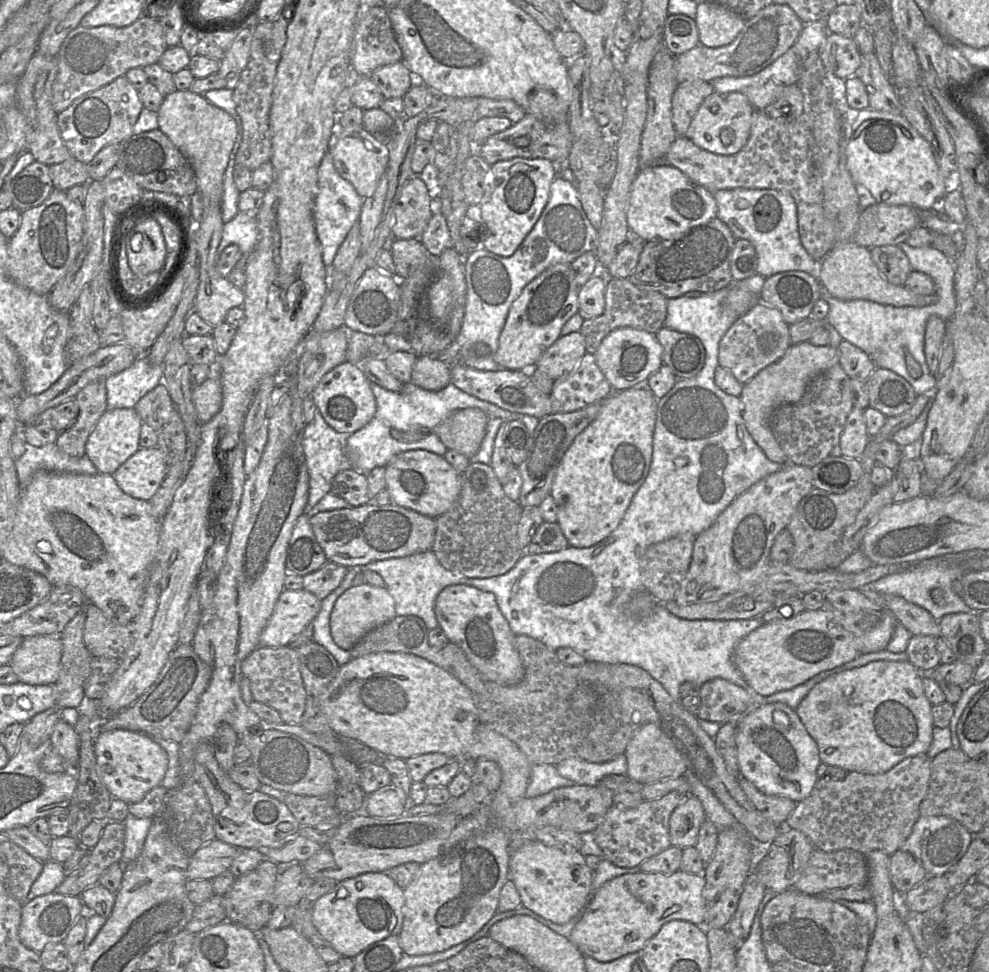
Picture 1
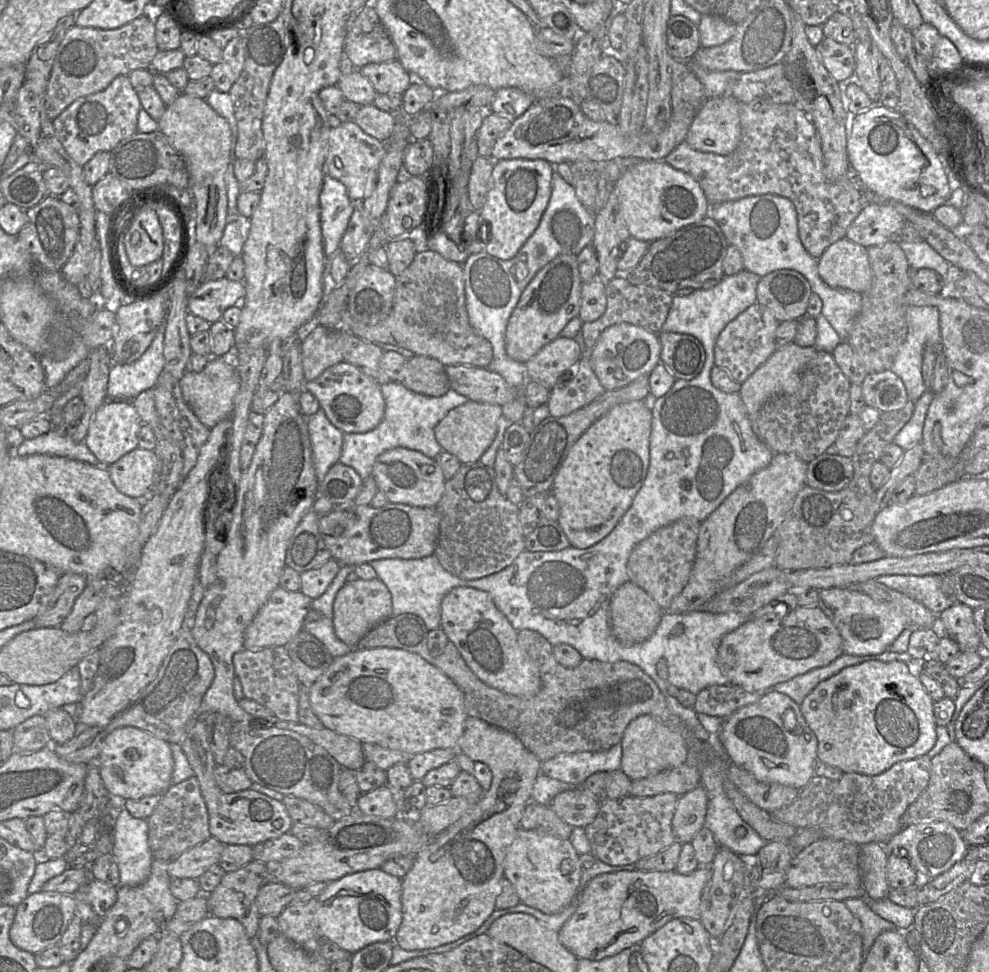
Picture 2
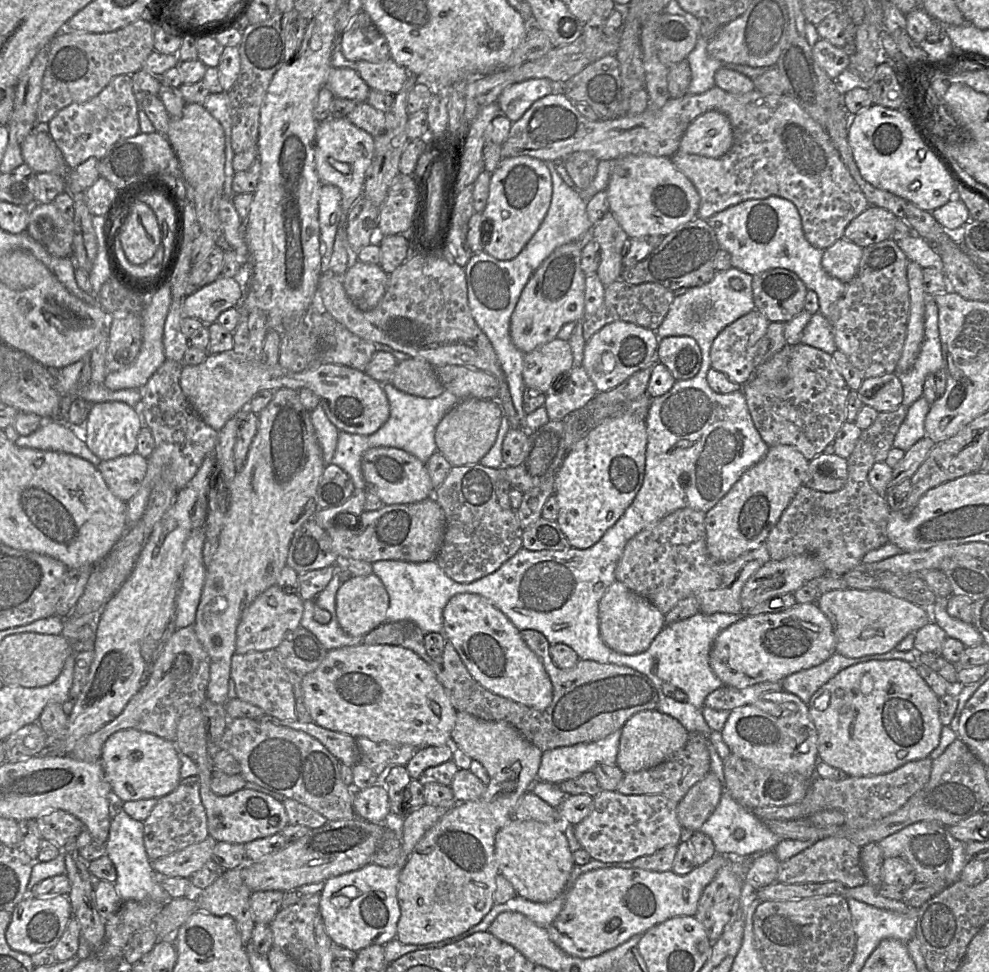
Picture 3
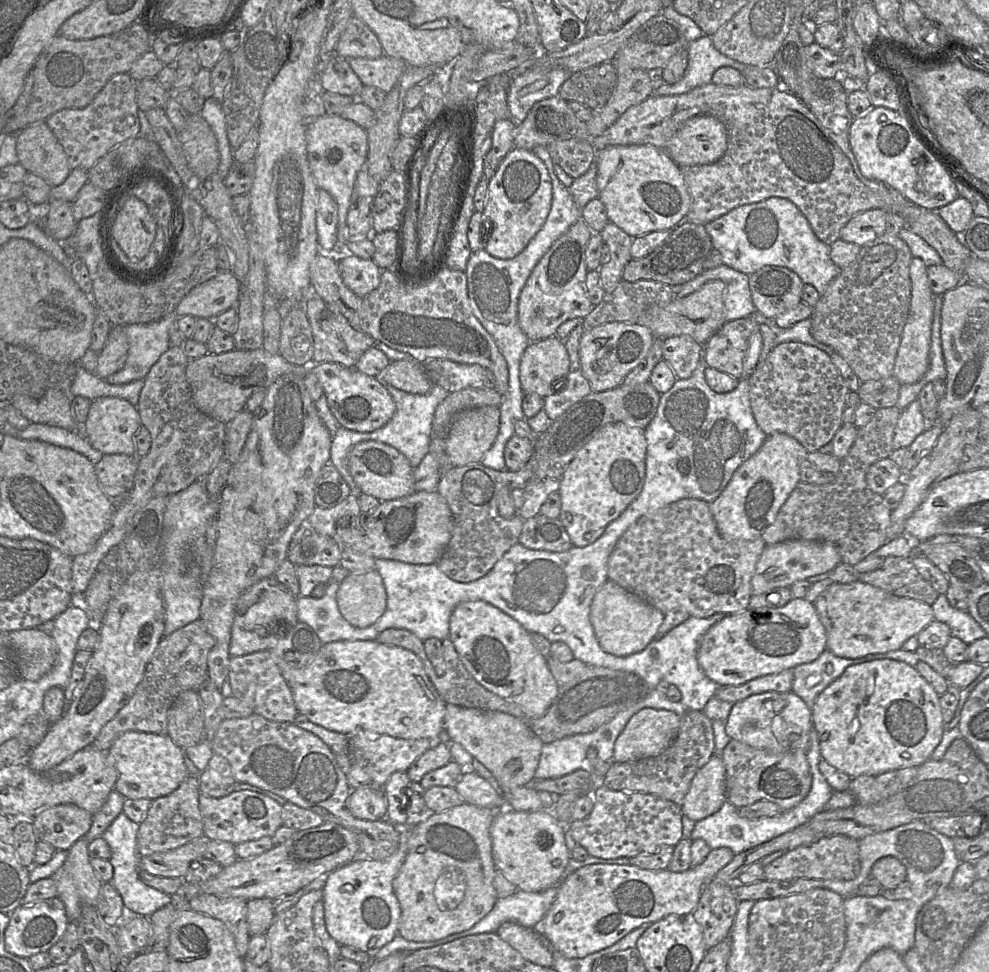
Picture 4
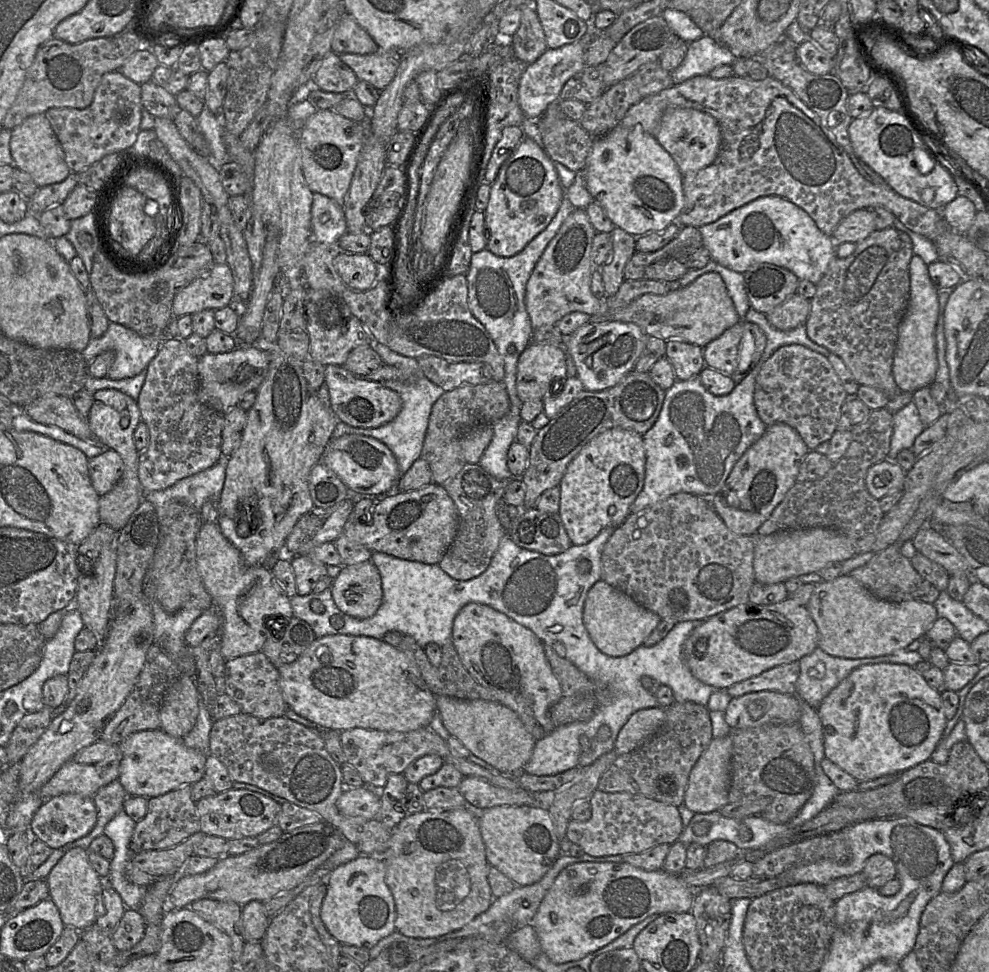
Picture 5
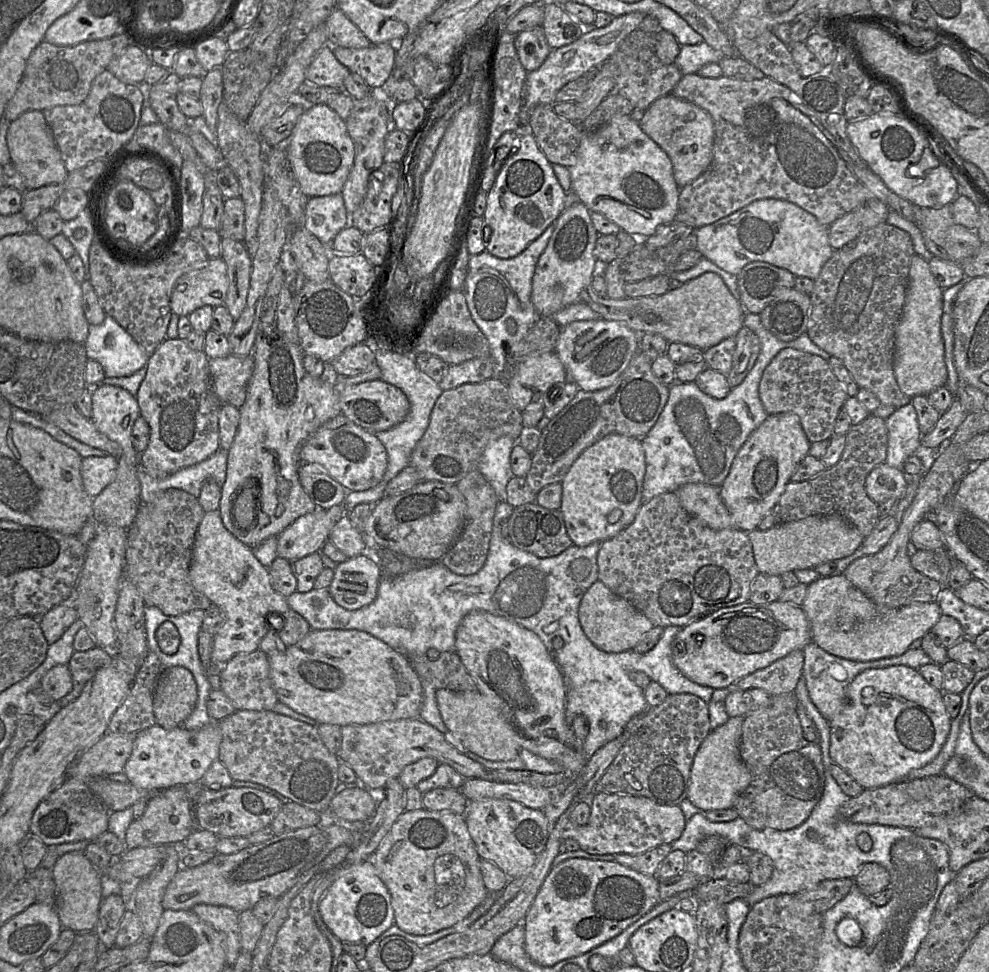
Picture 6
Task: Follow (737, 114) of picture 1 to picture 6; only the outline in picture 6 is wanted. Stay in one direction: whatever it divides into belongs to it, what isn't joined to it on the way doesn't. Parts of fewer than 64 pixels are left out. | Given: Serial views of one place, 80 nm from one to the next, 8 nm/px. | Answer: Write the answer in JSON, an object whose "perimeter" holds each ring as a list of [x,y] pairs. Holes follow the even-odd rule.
{"perimeter":[[[672,94],[655,100],[641,114],[641,129],[667,154],[673,167],[673,177],[681,189],[699,177],[713,160],[714,122],[708,112]]]}

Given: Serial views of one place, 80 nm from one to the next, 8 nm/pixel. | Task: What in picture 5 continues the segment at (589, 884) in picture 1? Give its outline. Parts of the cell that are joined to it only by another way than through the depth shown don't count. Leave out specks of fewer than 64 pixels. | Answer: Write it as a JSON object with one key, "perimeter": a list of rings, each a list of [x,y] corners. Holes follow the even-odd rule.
{"perimeter":[[[495,806],[478,811],[478,822],[490,866],[517,886],[538,882],[562,854],[548,810],[537,806]]]}

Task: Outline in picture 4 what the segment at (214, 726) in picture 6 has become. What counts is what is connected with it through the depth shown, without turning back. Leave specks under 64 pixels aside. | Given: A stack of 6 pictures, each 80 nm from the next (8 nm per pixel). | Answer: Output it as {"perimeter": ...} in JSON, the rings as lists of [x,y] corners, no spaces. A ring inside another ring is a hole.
{"perimeter":[[[129,731],[120,735],[108,749],[117,770],[114,789],[126,799],[154,800],[175,791],[189,776],[184,762],[184,750],[166,735]]]}

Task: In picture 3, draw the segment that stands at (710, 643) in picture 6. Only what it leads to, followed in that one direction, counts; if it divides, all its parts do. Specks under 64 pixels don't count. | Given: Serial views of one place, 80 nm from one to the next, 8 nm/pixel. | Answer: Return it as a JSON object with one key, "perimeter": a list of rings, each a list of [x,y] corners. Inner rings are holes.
{"perimeter":[[[816,602],[796,603],[778,613],[746,615],[722,630],[709,653],[709,664],[716,676],[728,686],[746,688],[762,682],[781,682],[787,676],[826,661],[835,651],[835,636],[827,616]]]}

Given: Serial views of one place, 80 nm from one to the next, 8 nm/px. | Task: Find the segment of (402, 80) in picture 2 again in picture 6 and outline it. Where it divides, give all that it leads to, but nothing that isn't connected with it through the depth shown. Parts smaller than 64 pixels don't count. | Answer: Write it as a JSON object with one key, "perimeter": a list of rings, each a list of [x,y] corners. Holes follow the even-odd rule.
{"perimeter":[[[396,43],[372,44],[365,48],[332,47],[337,60],[350,72],[360,75],[371,89],[380,89],[394,70]]]}

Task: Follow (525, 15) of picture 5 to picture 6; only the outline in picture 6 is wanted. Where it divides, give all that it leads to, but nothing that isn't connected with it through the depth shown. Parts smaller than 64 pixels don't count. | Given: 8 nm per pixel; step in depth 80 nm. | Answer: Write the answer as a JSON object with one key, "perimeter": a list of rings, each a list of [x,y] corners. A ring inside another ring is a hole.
{"perimeter":[[[535,26],[518,33],[515,38],[515,48],[527,72],[537,70],[551,51],[542,26]]]}

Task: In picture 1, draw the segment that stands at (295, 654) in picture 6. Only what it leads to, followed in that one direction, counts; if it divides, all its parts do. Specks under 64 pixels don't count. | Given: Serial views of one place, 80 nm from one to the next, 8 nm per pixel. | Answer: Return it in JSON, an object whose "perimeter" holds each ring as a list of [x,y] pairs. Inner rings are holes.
{"perimeter":[[[378,652],[360,658],[352,658],[348,663],[340,666],[336,677],[320,694],[319,704],[330,727],[338,737],[355,739],[375,750],[383,758],[407,760],[411,757],[427,753],[441,753],[449,756],[451,759],[462,759],[468,757],[468,753],[474,743],[475,729],[480,723],[478,719],[478,710],[472,693],[464,684],[434,663],[417,655],[402,652]]]}

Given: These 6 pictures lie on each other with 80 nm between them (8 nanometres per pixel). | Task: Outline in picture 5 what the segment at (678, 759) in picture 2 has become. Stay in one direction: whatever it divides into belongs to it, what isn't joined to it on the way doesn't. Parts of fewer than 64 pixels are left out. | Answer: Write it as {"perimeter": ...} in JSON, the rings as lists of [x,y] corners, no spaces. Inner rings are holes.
{"perimeter":[[[662,707],[636,711],[621,728],[613,750],[618,756],[635,750],[659,729],[664,719],[665,708]]]}

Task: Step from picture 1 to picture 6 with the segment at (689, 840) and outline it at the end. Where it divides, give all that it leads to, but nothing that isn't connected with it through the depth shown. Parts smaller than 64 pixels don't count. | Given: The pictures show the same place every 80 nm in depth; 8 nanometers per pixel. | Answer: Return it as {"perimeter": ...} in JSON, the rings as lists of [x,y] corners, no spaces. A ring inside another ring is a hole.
{"perimeter":[[[729,717],[728,721],[711,730],[698,748],[691,767],[687,798],[700,811],[722,810],[733,808],[738,795],[750,783],[750,774],[739,754],[739,742],[742,734],[744,717]]]}

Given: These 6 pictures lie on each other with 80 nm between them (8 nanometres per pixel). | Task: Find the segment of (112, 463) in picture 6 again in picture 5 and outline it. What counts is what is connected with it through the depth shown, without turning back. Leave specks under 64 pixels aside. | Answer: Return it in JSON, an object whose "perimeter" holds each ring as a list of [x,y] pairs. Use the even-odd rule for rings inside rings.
{"perimeter":[[[106,449],[101,455],[88,460],[88,471],[93,488],[101,496],[119,481],[124,463],[116,451]]]}

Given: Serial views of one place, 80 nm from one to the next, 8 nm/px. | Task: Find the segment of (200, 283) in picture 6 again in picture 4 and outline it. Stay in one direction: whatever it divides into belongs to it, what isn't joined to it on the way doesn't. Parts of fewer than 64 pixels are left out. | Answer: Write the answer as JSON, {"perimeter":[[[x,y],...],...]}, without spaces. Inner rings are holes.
{"perimeter":[[[218,270],[211,278],[194,287],[176,306],[177,317],[190,315],[214,320],[219,314],[235,307],[239,300],[241,283],[231,271]]]}

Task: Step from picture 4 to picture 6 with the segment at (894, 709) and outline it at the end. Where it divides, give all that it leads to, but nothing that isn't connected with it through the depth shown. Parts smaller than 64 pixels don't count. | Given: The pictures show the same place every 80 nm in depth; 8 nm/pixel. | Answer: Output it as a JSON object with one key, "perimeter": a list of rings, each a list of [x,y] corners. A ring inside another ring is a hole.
{"perimeter":[[[887,666],[862,671],[847,686],[841,707],[828,721],[830,759],[863,789],[875,789],[904,779],[911,771],[931,763],[946,741],[951,718],[942,696],[942,690],[933,688],[917,669],[908,666]]]}

